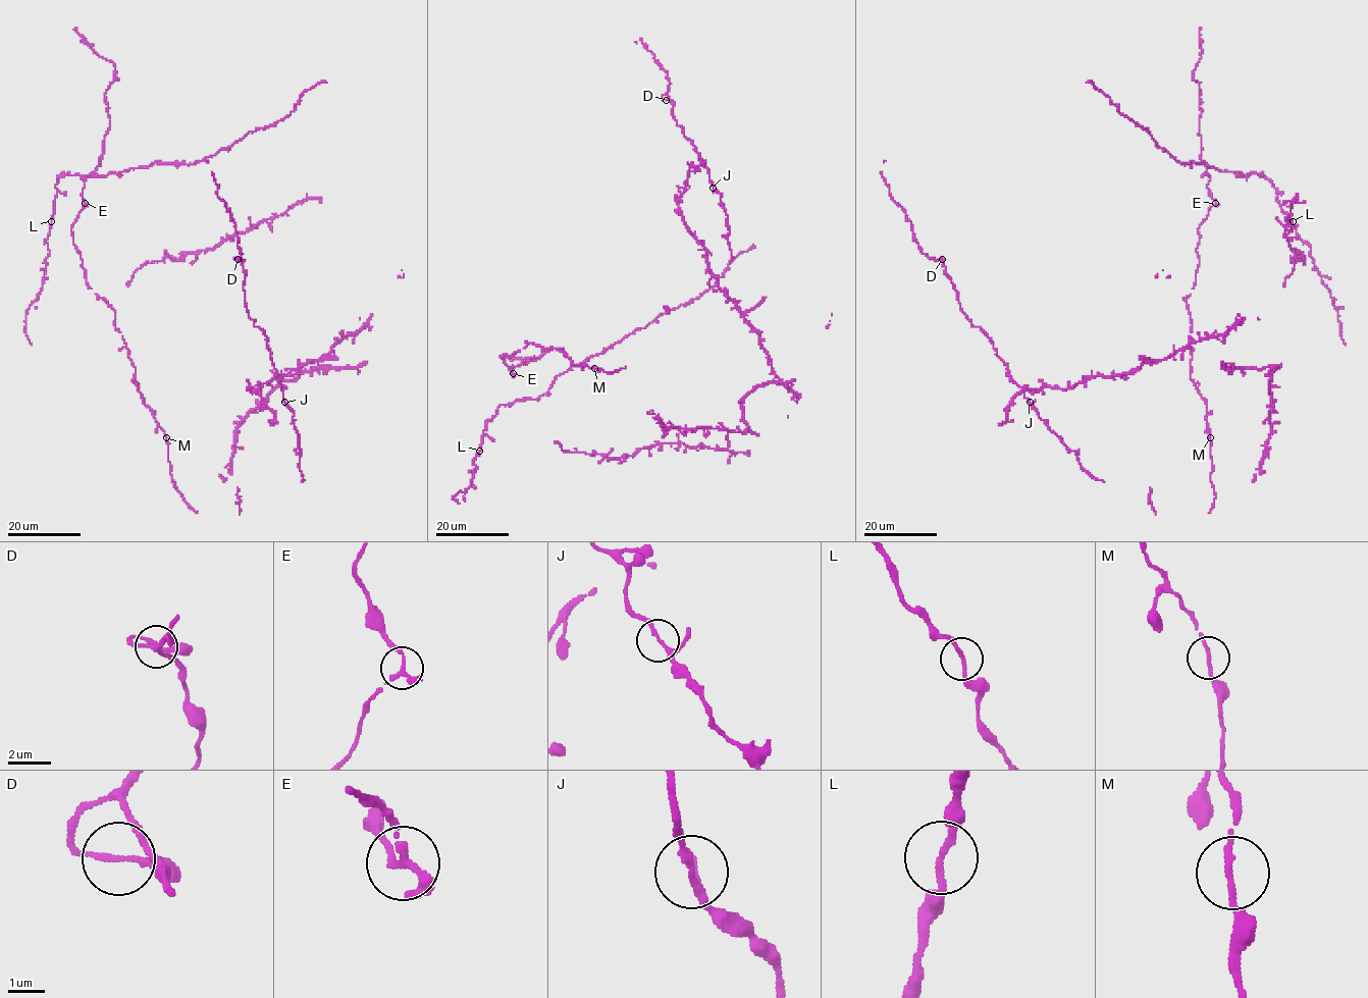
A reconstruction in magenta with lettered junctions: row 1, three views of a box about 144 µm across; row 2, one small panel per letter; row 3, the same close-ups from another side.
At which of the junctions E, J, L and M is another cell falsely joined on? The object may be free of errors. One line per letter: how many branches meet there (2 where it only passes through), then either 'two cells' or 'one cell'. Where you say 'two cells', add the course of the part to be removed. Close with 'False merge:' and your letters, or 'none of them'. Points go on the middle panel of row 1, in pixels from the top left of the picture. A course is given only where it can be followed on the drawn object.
E: 3 branches meet; one cell
J: 3 branches meet; one cell
L: 2 branches meet; one cell
M: 2 branches meet; one cell
False merge: none of them

